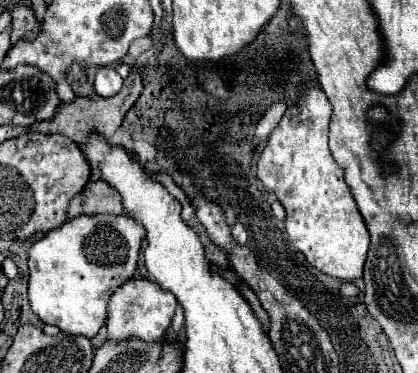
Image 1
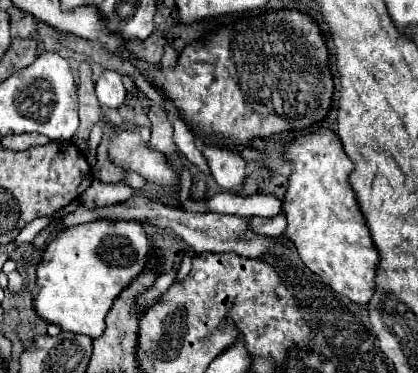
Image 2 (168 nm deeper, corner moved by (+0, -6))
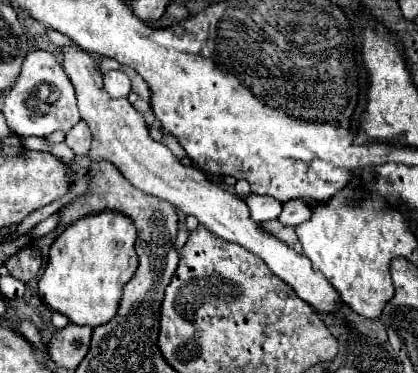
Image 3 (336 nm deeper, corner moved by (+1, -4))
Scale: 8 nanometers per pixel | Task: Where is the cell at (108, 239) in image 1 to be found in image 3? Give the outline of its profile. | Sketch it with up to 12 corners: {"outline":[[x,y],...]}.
{"outline":[[74,221],[38,281],[46,307],[98,327],[138,267],[136,227]]}

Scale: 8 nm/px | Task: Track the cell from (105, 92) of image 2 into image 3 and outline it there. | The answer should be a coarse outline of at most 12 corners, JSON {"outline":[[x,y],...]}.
{"outline":[[108,71],[104,89],[110,97],[128,97],[130,79],[124,71]]}

